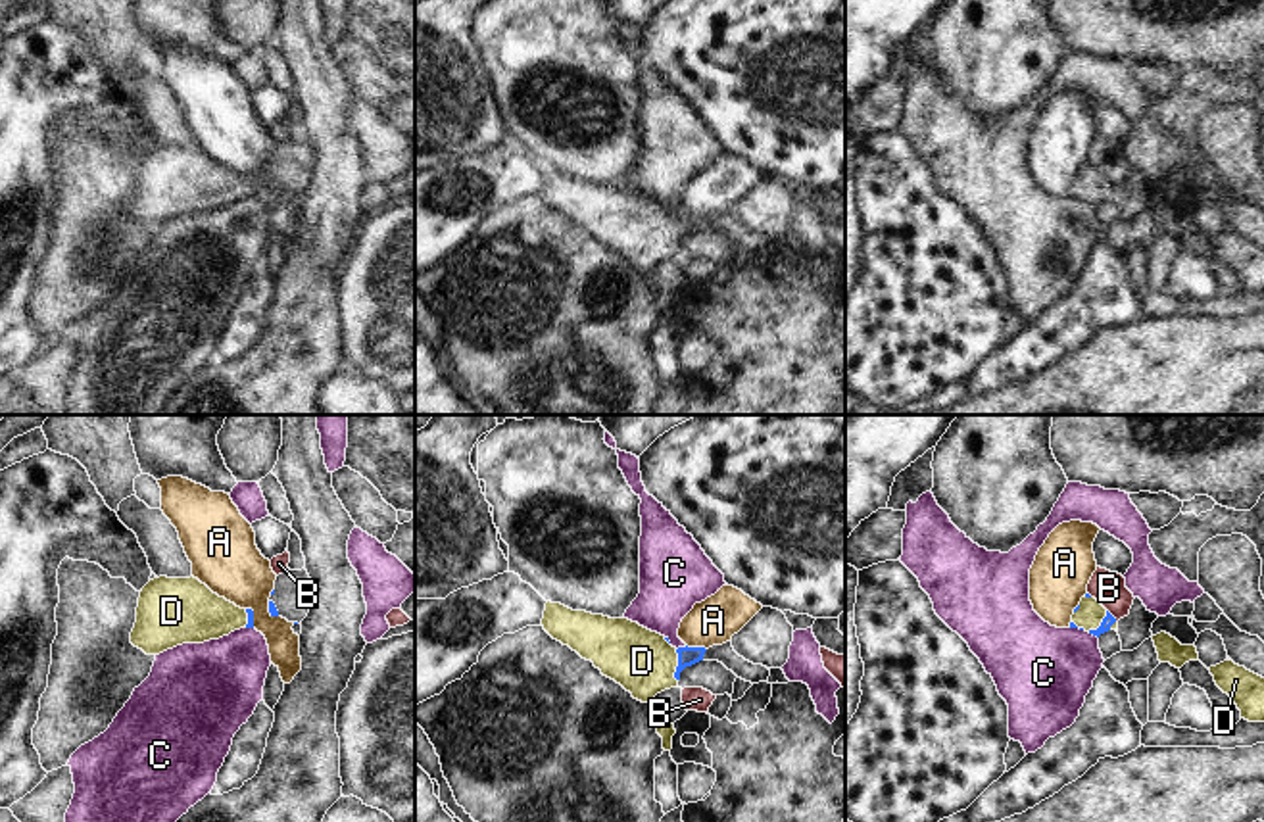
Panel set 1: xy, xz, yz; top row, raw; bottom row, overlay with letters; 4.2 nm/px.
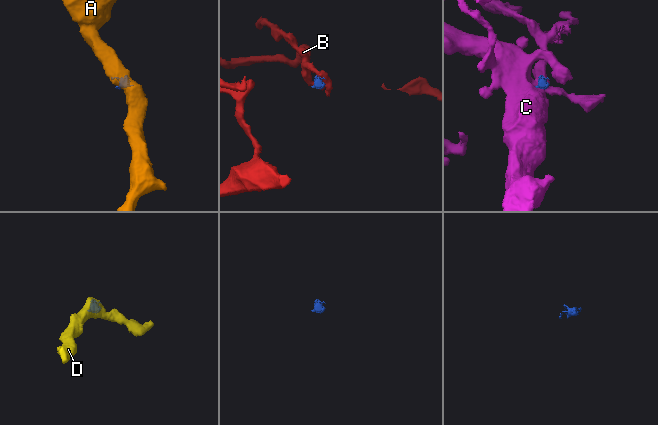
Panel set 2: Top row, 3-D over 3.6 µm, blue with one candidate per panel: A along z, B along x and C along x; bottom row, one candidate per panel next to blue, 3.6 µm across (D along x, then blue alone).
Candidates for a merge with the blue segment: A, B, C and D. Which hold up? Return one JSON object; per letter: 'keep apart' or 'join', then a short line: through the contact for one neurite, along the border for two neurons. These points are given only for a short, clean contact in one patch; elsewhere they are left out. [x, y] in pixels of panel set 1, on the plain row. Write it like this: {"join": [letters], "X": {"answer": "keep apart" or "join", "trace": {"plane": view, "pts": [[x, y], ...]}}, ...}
{"join": ["D"], "A": {"answer": "keep apart", "trace": {"plane": "xz", "pts": [[686, 214], [705, 219]]}}, "B": {"answer": "keep apart", "trace": {"plane": "yz", "pts": [[1107, 179], [1117, 191]]}}, "C": {"answer": "keep apart", "trace": {"plane": "xz", "pts": [[686, 216], [677, 219]]}}, "D": {"answer": "join", "trace": {"plane": "xz", "pts": [[686, 225], [679, 235], [642, 231]]}}}

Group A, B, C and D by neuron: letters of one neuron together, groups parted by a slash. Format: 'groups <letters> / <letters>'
groups A / B / C / D

